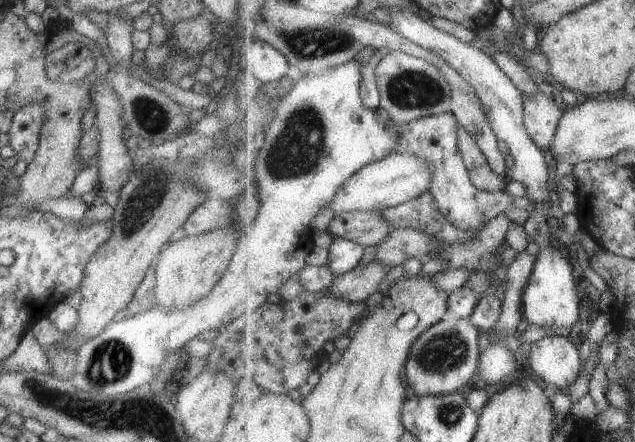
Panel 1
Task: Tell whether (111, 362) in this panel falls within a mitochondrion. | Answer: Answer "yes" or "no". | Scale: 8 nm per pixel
yes

